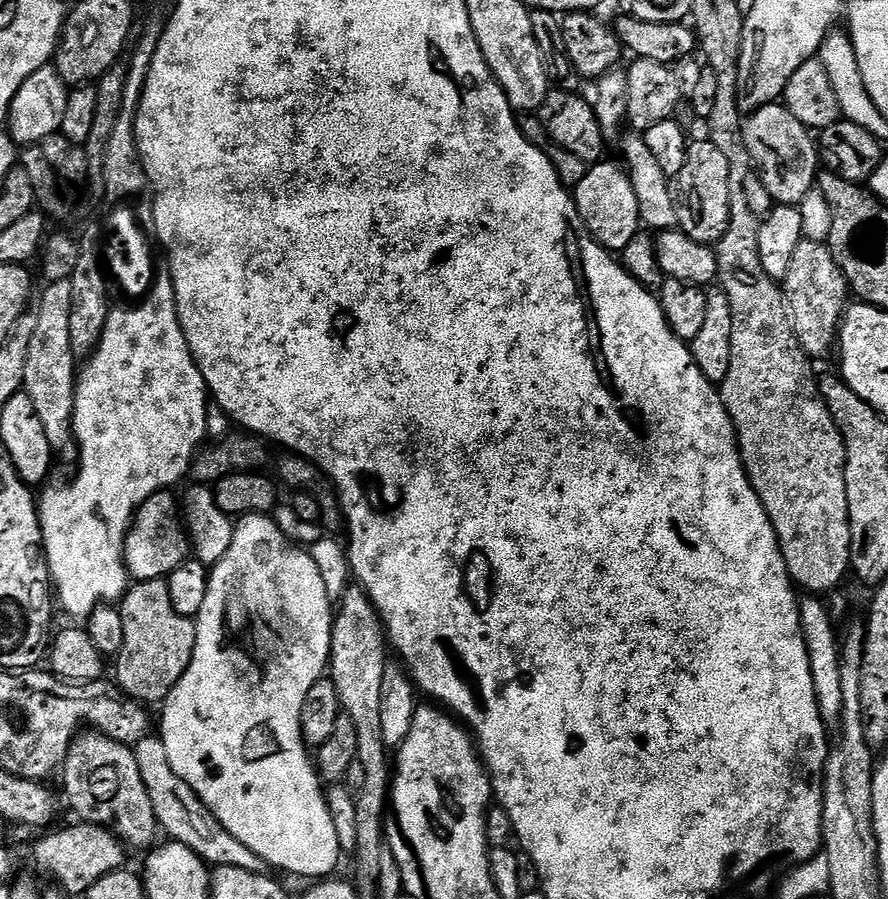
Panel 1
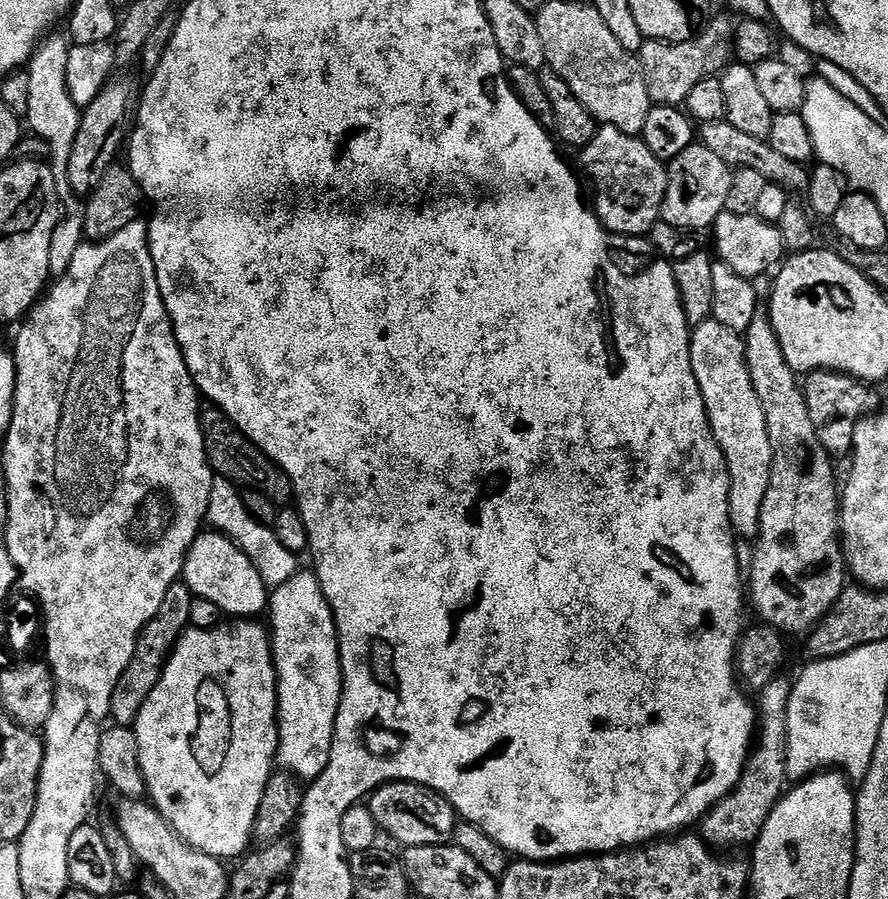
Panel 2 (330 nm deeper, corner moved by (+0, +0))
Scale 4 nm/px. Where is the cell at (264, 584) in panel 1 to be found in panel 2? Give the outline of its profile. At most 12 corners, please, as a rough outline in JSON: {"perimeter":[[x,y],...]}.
{"perimeter":[[260,622],[189,627],[134,725],[187,844],[249,851],[278,761]]}

